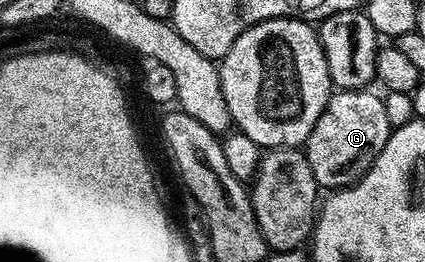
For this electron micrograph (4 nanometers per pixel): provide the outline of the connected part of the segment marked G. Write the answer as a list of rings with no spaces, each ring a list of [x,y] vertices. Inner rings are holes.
[[[360,88],[335,91],[304,145],[315,182],[323,189],[330,188],[329,190],[355,184],[372,167],[374,159],[382,153],[391,131],[381,95],[377,96],[374,90]]]

